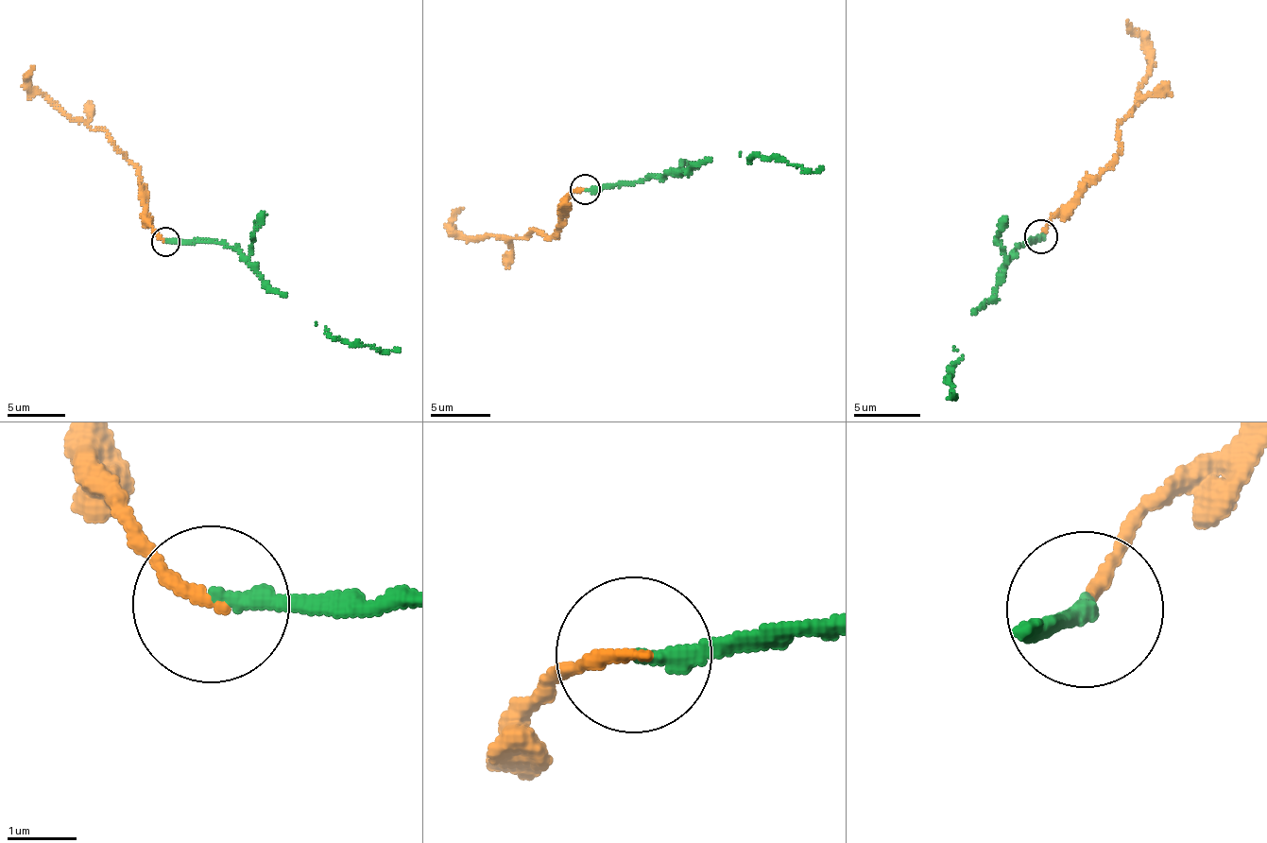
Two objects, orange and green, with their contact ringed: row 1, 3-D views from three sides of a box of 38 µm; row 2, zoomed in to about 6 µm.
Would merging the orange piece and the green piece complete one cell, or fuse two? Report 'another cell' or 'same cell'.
same cell

